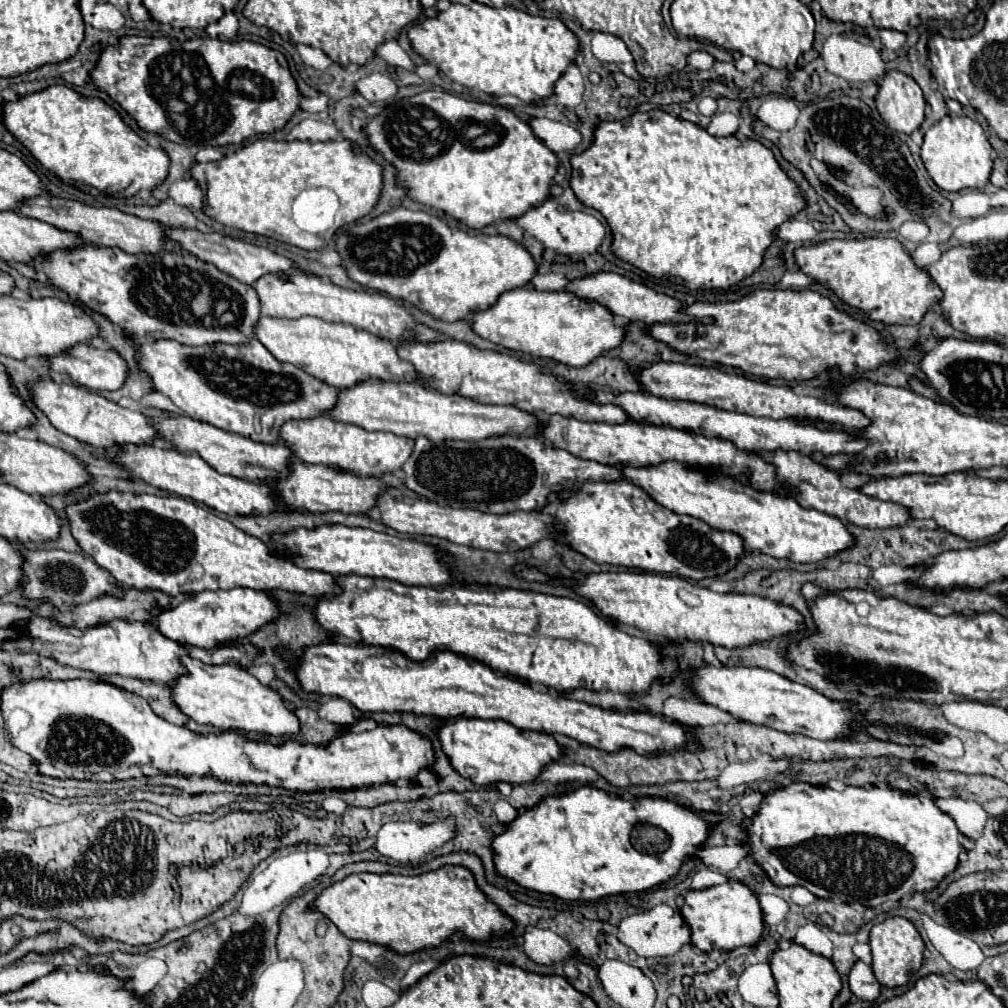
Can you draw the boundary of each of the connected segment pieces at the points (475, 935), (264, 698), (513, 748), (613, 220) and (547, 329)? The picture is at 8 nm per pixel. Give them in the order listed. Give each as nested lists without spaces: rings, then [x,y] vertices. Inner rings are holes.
[[[444,866],[418,876],[350,874],[322,890],[310,908],[334,922],[346,938],[372,942],[396,954],[434,948],[456,930],[470,940],[490,940],[494,932],[504,934],[514,928],[512,920],[476,888],[472,872],[462,866]]]
[[[188,654],[182,656],[180,662],[186,672],[168,684],[172,694],[172,704],[194,722],[216,726],[220,730],[232,728],[242,732],[260,732],[274,736],[296,734],[300,730],[300,722],[286,706],[286,702],[272,688],[262,686],[244,668],[230,664],[210,666],[204,664],[202,660],[190,658]]]
[[[454,718],[440,722],[438,742],[448,756],[452,768],[476,786],[496,784],[500,780],[510,784],[530,784],[538,778],[540,770],[560,758],[562,746],[544,732],[520,730],[504,720],[482,718]]]
[[[654,108],[650,112],[636,112],[624,120],[610,120],[610,122],[600,122],[594,128],[594,142],[578,154],[570,156],[570,164],[572,164],[572,176],[570,176],[570,188],[574,190],[576,198],[588,206],[598,210],[612,232],[612,254],[618,256],[620,260],[644,270],[646,274],[654,276],[654,278],[664,278],[676,284],[682,284],[690,290],[700,290],[700,288],[730,288],[734,284],[738,284],[742,278],[750,276],[760,264],[762,264],[762,256],[764,250],[770,246],[772,238],[774,238],[774,230],[788,218],[792,218],[792,214],[800,212],[804,208],[804,198],[800,196],[798,186],[784,174],[784,170],[778,166],[778,162],[774,160],[774,154],[764,148],[758,140],[748,140],[742,138],[738,140],[736,136],[726,136],[726,138],[716,138],[710,136],[704,128],[692,124],[692,122],[684,122],[678,120],[676,116]]]
[[[514,288],[514,290],[500,294],[500,298],[494,306],[490,306],[488,310],[478,310],[472,314],[470,326],[478,336],[482,336],[498,346],[504,346],[504,348],[514,350],[514,352],[530,354],[536,358],[556,360],[556,362],[562,362],[562,364],[574,366],[574,368],[586,366],[588,362],[598,358],[602,352],[618,348],[618,344],[622,342],[622,336],[624,336],[624,328],[614,326],[612,314],[604,306],[600,306],[596,302],[580,300],[570,292],[538,292],[532,288],[530,290]]]

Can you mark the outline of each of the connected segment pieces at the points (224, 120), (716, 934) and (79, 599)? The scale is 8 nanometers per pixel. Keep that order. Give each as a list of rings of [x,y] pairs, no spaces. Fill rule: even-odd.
[[[122,36],[116,40],[116,44],[110,44],[98,58],[98,66],[94,66],[94,70],[90,72],[92,82],[96,84],[96,88],[100,88],[102,92],[106,92],[114,102],[118,102],[134,120],[136,124],[146,130],[146,132],[156,132],[162,138],[170,140],[170,142],[178,142],[178,144],[186,144],[186,146],[224,146],[224,144],[240,144],[246,138],[252,138],[256,134],[272,134],[276,130],[280,130],[290,118],[292,114],[298,110],[298,102],[300,102],[300,92],[296,88],[296,80],[290,74],[288,62],[286,58],[272,48],[266,48],[262,44],[256,42],[222,42],[218,38],[194,38],[194,40],[186,40],[186,42],[178,42],[176,38],[152,38],[152,36]],[[120,64],[128,64],[126,70],[120,68]]]
[[[728,880],[704,890],[688,890],[684,896],[684,904],[680,906],[680,914],[684,916],[684,922],[692,932],[692,946],[702,952],[728,952],[738,946],[754,946],[764,932],[762,910],[756,894],[736,880]]]
[[[22,550],[20,556],[24,558],[20,590],[22,590],[22,596],[28,600],[52,604],[58,610],[74,610],[80,604],[86,604],[100,596],[122,598],[122,594],[126,592],[124,586],[120,586],[108,570],[100,568],[94,560],[90,560],[82,552]]]

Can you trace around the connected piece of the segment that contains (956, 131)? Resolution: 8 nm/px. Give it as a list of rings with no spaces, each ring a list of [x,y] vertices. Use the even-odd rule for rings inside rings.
[[[944,116],[926,134],[920,148],[922,162],[938,188],[958,192],[962,188],[984,188],[992,172],[992,146],[976,120],[966,116]]]

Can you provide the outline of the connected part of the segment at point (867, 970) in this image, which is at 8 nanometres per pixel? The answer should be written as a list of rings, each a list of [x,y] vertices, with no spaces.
[[[856,962],[848,974],[848,984],[850,990],[856,998],[860,1000],[876,1000],[880,994],[880,984],[874,978],[874,972],[870,966],[866,966],[864,962]]]

